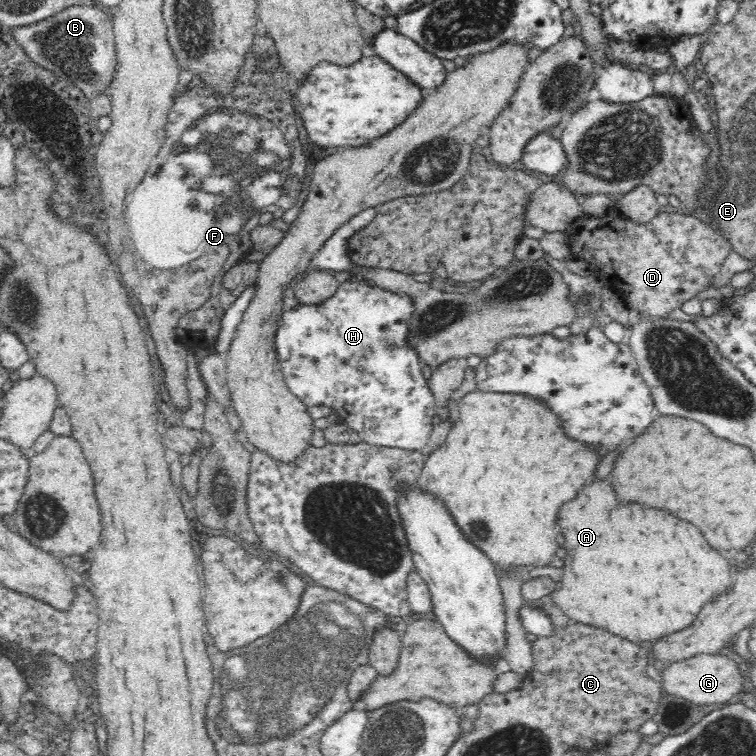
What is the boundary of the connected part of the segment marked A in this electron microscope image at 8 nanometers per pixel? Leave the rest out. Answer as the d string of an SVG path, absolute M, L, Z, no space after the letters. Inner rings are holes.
M596 480L582 486L574 500L558 510L558 526L566 540L564 574L559 591L549 596L562 610L566 621L602 627L630 642L648 646L687 627L699 613L702 603L729 587L733 562L718 554L698 526L676 518L668 510L650 508L642 502L620 500L612 482Z

